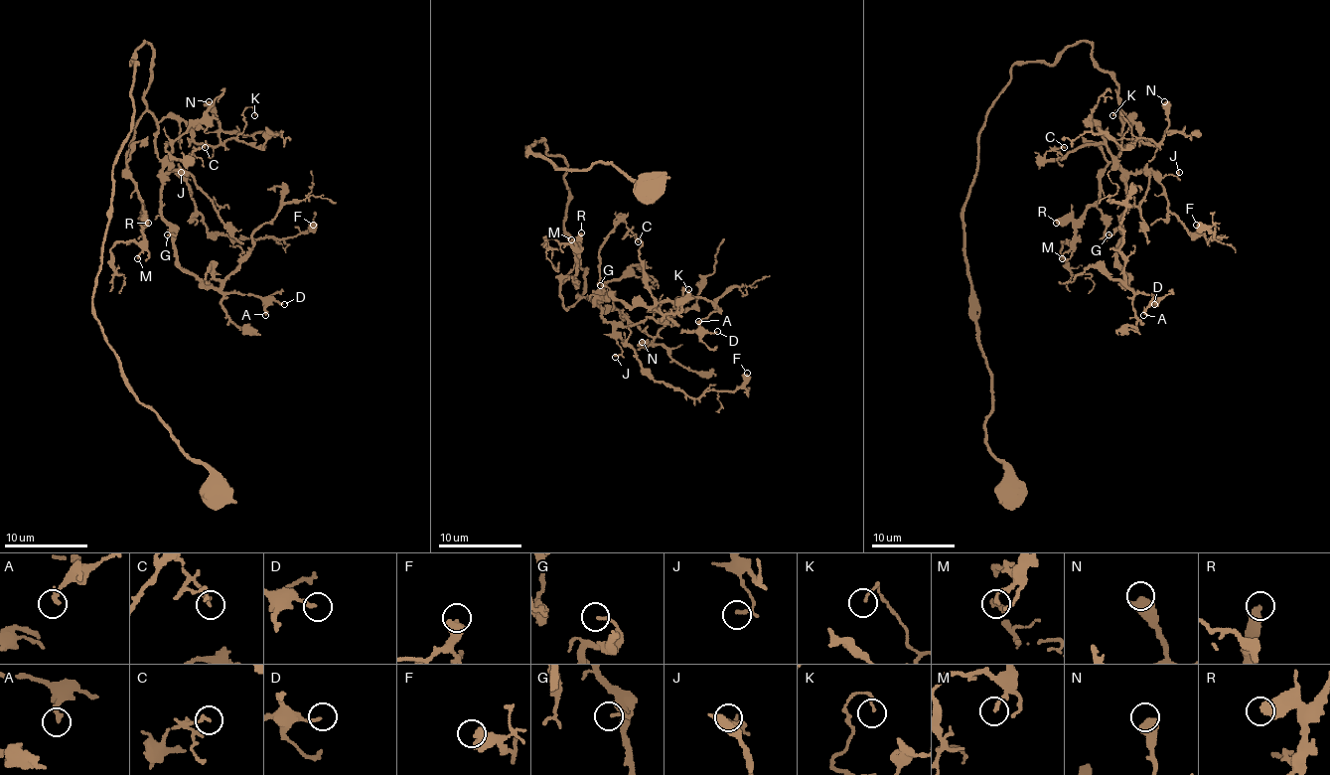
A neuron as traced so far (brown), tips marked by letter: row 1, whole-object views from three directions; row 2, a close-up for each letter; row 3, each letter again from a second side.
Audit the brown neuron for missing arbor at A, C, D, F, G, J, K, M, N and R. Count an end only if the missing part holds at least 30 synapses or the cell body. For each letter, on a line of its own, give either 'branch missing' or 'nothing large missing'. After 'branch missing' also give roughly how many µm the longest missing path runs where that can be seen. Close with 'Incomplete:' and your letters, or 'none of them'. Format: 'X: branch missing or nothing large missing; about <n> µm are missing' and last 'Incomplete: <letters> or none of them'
A: nothing large missing
C: nothing large missing
D: nothing large missing
F: nothing large missing
G: nothing large missing
J: nothing large missing
K: nothing large missing
M: nothing large missing
N: nothing large missing
R: branch missing; about 30 µm are missing
Incomplete: R

